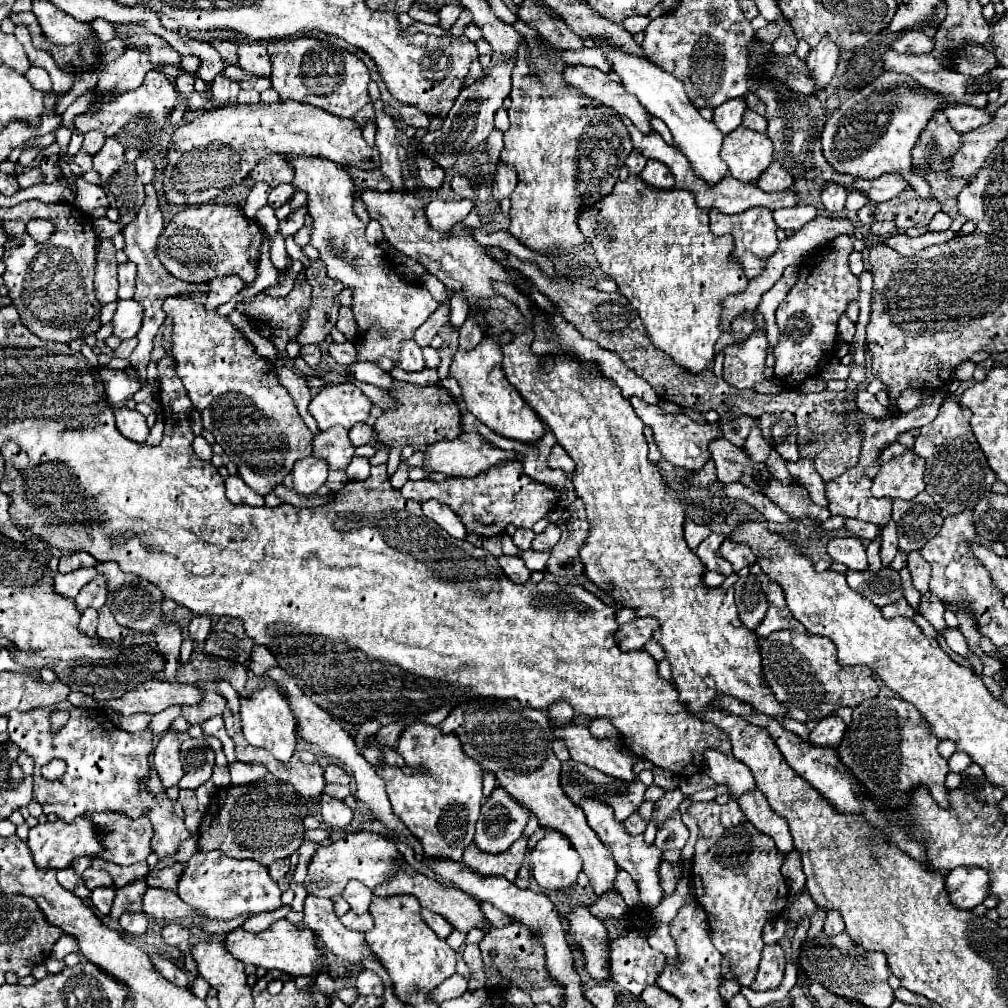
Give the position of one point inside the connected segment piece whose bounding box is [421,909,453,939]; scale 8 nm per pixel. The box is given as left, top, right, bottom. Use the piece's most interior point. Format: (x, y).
(436, 922)

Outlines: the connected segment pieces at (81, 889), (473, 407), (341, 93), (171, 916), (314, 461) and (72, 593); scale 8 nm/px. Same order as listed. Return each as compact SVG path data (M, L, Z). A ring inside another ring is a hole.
M69 867L69 869L59 869L59 871L57 871L57 881L59 881L67 891L75 893L75 895L81 897L81 899L91 897L91 891L87 889L87 885L83 883L83 879L81 879L71 867Z
M483 338L479 347L473 351L459 351L451 363L449 375L455 377L463 389L463 401L467 409L489 429L493 429L501 437L509 437L521 443L533 443L547 433L545 423L535 415L535 411L525 403L525 399L519 395L519 391L507 381L501 363L503 352L501 341L491 341Z
M287 37L281 41L269 43L269 57L273 63L271 81L273 81L273 87L283 101L293 99L293 101L301 101L301 103L313 103L315 107L321 107L333 115L355 119L361 127L369 119L375 119L373 101L367 93L367 85L371 81L371 75L369 75L365 63L357 55L349 53L347 49L333 47L333 43L327 43L327 41L315 39L315 37Z
M149 887L143 895L143 911L155 919L155 921L177 921L183 919L191 913L203 915L201 911L185 905L177 893L173 891L165 891L165 889L153 889Z
M309 455L297 461L297 465L293 467L293 483L295 483L293 489L301 495L315 493L327 481L327 471L329 471L329 465L321 457Z
M89 567L89 569L77 569L69 575L57 575L55 577L55 593L63 595L63 597L77 597L77 593L81 591L83 585L87 585L89 581L93 581L97 575L97 569L95 567Z

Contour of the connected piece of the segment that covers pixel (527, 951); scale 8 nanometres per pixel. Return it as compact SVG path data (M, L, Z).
M509 923L501 929L493 927L485 939L479 943L481 951L483 951L483 963L489 965L497 965L503 973L501 979L501 987L507 987L507 979L511 983L515 983L521 991L525 991L527 995L533 997L533 1003L549 1003L553 1007L559 1007L563 1003L563 993L561 993L561 985L557 985L557 981L553 981L547 975L545 969L545 949L541 949L541 945L537 945L537 941L533 941L533 937L529 937L529 929L525 929L525 925L515 925Z

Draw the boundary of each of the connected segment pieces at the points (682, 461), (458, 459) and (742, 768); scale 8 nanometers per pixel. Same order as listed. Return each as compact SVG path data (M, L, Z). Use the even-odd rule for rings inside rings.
M631 397L629 401L631 401L635 413L641 417L641 421L653 429L653 435L655 435L655 441L659 445L661 455L667 461L671 461L673 465L677 465L677 467L685 467L689 471L701 469L701 465L705 465L705 461L711 459L709 443L723 437L723 431L721 431L721 425L719 423L699 425L691 417L687 417L687 415L681 415L681 413L665 413L657 405L649 405L649 403L645 403L645 401L637 399L637 397Z
M461 433L461 437L453 439L453 441L439 441L433 443L425 449L425 461L423 461L423 469L427 473L443 473L447 477L475 477L479 475L483 469L489 469L493 465L497 465L497 461L507 461L513 459L515 453L513 451L503 451L495 445L489 445L479 433Z
M707 749L703 755L705 755L705 771L707 771L707 775L715 783L727 785L731 789L729 791L731 797L733 795L743 795L747 791L757 789L751 769L745 763L737 761L733 757L733 753L721 753L721 751Z

